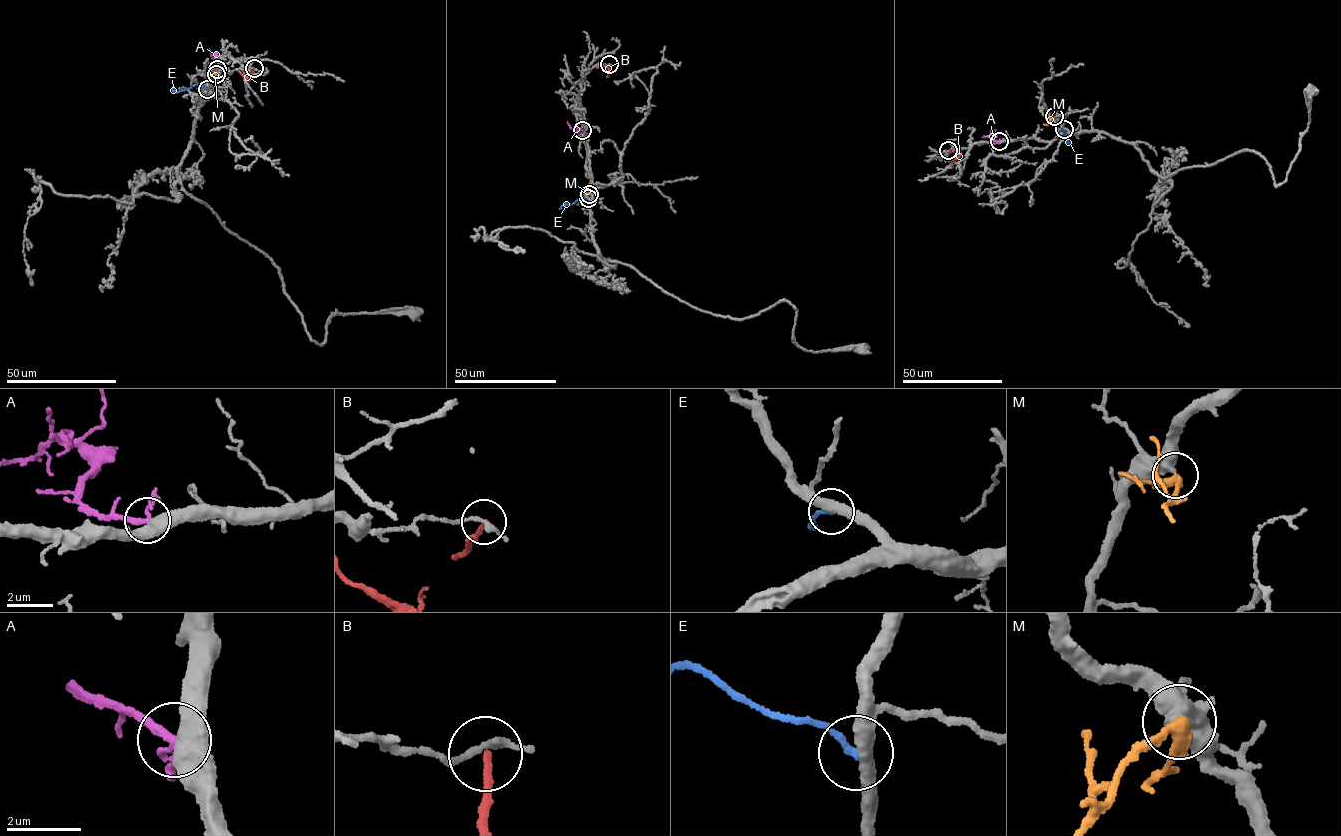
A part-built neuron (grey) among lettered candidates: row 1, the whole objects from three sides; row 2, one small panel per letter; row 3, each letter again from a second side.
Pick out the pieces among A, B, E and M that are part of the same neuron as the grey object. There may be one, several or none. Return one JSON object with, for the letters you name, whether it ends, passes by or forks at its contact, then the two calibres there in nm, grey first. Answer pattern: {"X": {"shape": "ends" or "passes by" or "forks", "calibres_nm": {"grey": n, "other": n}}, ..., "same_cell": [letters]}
{"A": {"shape": "passes by", "calibres_nm": {"grey": 500, "other": 200}}, "same_cell": ["A"]}

